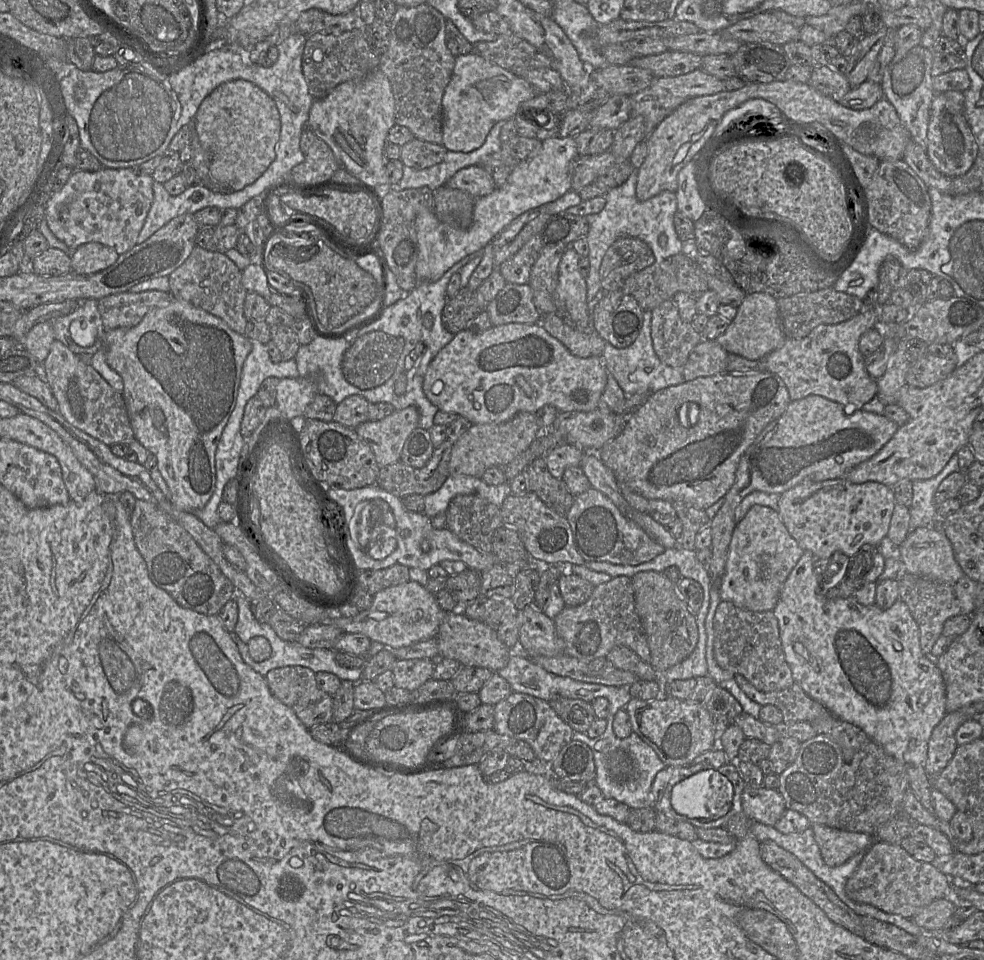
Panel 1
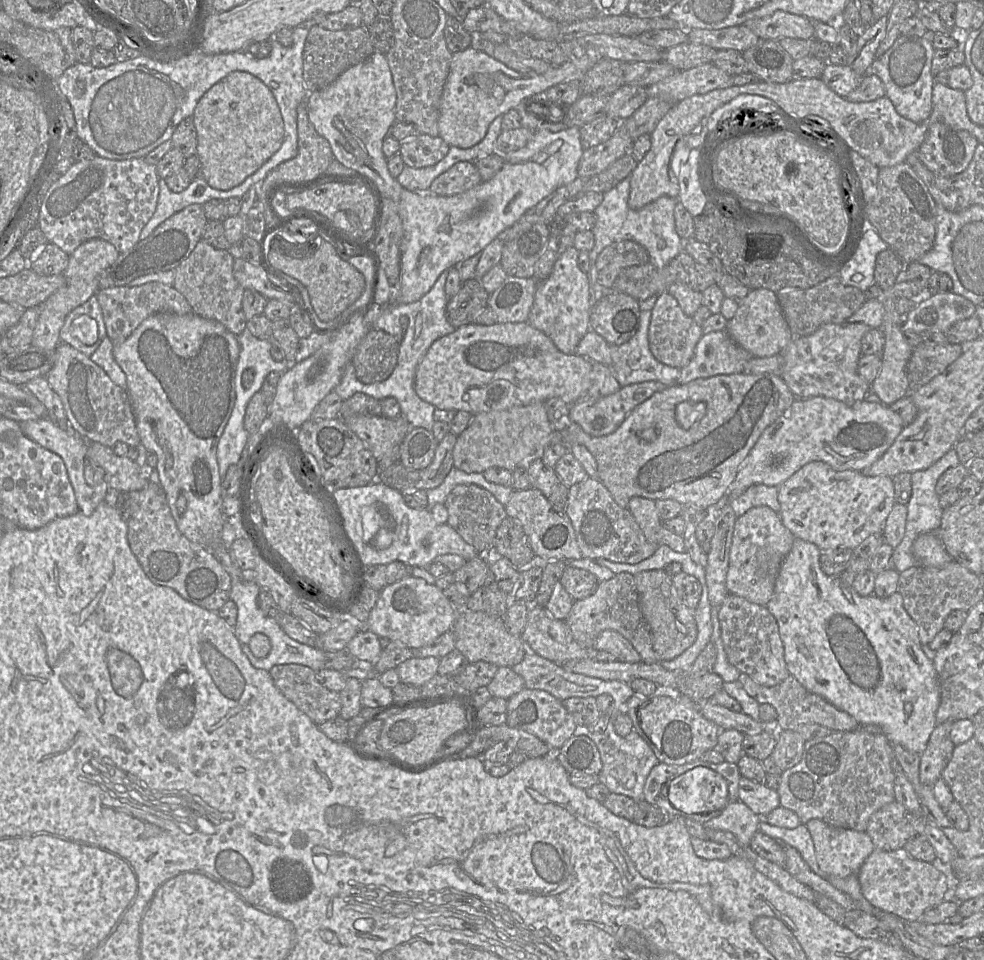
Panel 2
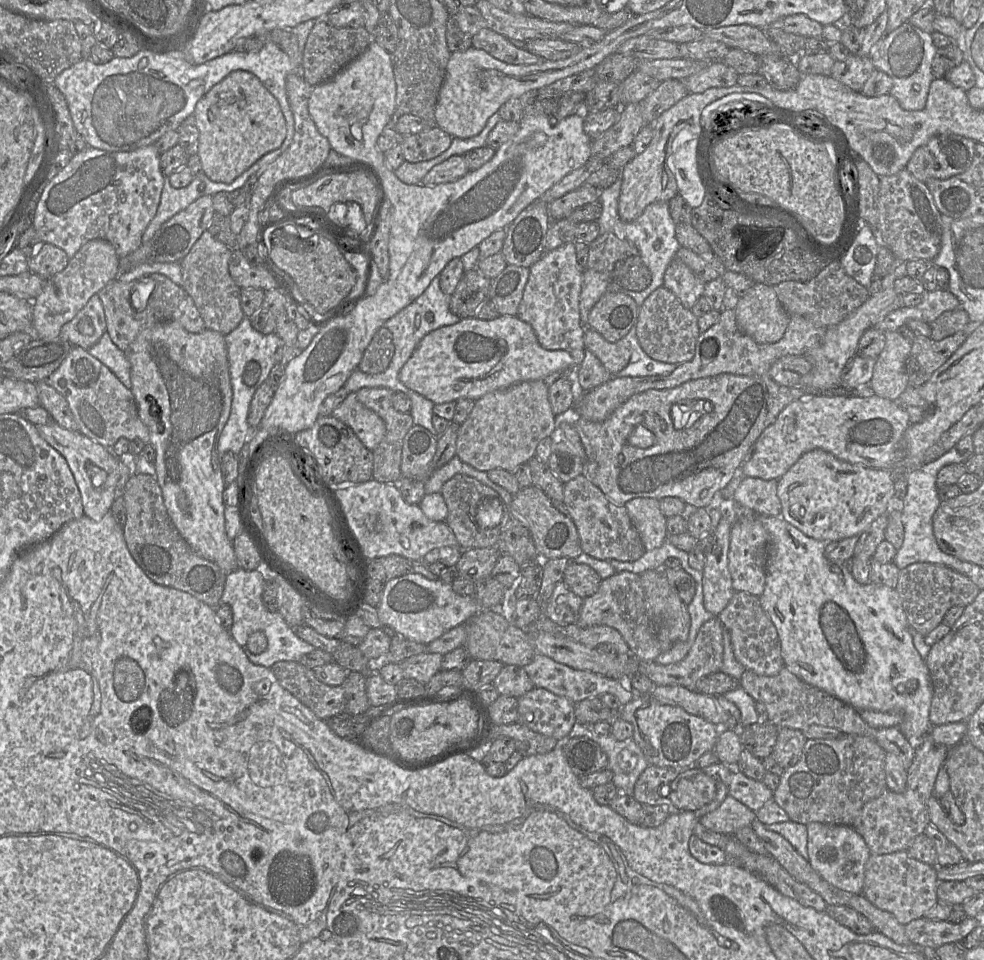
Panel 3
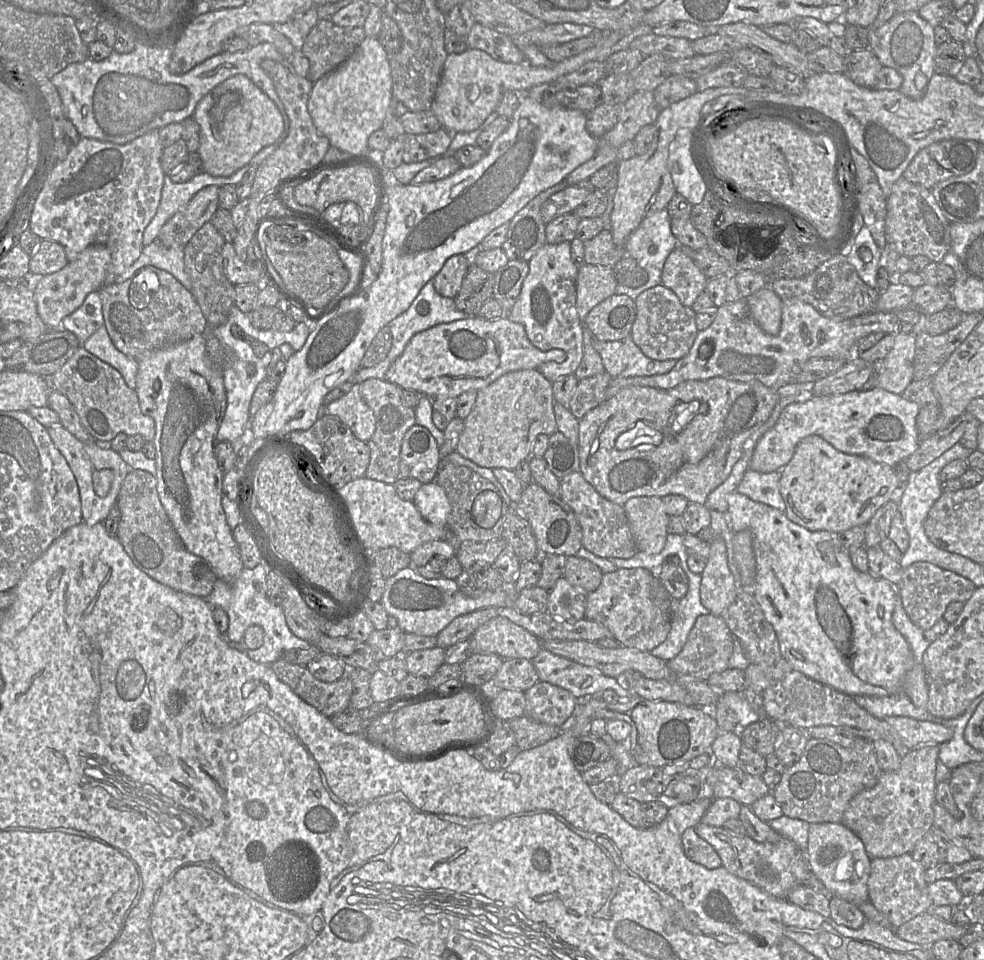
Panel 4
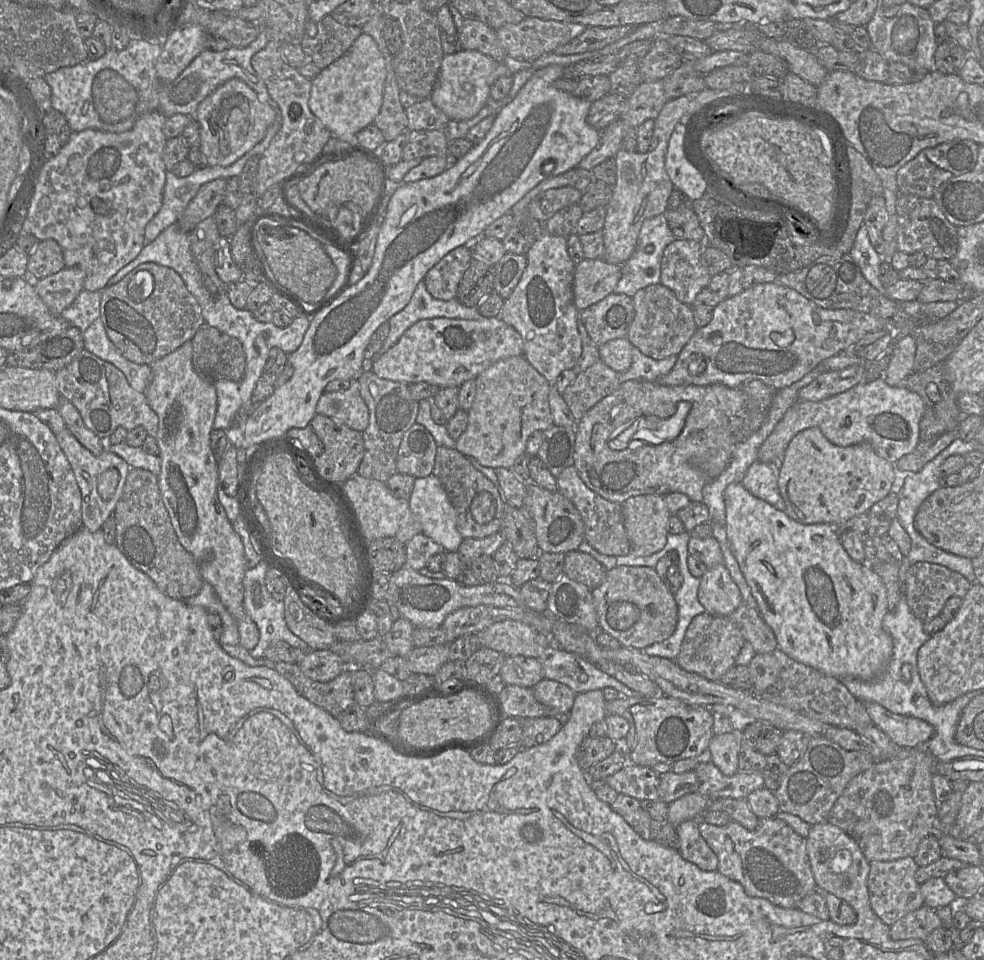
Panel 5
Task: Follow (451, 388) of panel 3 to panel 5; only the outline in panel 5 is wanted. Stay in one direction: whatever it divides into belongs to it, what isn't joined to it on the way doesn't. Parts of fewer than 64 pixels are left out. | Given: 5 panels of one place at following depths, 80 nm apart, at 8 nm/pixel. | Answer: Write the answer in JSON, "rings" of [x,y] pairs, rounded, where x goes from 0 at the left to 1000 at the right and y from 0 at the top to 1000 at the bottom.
{"rings":[[[445,330],[429,332],[417,340],[402,358],[379,376],[377,386],[388,395],[415,401],[434,398],[447,404],[466,403],[506,375],[530,369],[528,348],[506,330],[487,333]]]}

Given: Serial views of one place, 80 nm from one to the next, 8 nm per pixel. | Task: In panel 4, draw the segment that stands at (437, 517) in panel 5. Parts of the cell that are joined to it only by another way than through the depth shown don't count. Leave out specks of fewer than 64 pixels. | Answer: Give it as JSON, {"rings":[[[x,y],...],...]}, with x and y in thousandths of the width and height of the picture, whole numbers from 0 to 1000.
{"rings":[[[442,501],[429,504],[419,523],[435,544],[454,547],[458,527],[451,509]]]}

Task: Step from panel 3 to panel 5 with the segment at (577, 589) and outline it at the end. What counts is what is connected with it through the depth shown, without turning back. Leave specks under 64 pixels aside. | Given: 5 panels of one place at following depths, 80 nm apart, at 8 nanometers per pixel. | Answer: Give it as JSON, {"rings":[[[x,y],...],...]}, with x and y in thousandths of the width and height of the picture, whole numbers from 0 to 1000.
{"rings":[[[583,573],[574,577],[573,598],[600,614],[614,606],[616,596],[615,591],[598,576]]]}

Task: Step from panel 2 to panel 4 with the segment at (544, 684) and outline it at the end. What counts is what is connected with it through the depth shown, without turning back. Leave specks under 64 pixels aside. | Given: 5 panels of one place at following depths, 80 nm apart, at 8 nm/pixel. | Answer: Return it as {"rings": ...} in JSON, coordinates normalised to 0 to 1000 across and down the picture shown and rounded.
{"rings":[[[550,676],[540,688],[548,704],[548,708],[570,716],[578,720],[586,729],[596,729],[602,724],[609,724],[617,718],[625,720],[631,728],[641,728],[644,723],[632,716],[630,710],[620,704],[614,703],[609,697],[585,691],[574,684]]]}

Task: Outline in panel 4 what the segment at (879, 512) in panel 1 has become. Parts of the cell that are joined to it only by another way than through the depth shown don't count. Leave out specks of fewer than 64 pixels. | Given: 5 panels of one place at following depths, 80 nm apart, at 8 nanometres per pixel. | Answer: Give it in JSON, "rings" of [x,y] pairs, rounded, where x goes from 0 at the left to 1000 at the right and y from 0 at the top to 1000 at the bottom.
{"rings":[[[831,453],[816,456],[804,479],[793,491],[792,510],[798,525],[798,536],[808,546],[823,553],[854,555],[866,549],[881,547],[889,533],[904,520],[913,507],[908,486],[881,476],[852,470]]]}

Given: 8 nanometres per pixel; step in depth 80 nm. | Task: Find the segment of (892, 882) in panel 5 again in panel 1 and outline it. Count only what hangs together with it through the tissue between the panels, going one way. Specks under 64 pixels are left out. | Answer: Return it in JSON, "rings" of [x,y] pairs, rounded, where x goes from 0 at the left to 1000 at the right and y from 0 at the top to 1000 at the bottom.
{"rings":[[[889,875],[859,922],[861,933],[867,939],[919,956],[927,956],[951,936],[965,934],[966,926],[967,917],[948,899],[930,896],[915,880]]]}

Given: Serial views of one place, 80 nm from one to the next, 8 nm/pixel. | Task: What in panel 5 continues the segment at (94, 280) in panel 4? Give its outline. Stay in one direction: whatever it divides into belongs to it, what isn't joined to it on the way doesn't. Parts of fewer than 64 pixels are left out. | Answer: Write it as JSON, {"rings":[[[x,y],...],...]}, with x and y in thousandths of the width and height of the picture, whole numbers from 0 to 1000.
{"rings":[[[65,278],[41,292],[34,292],[38,306],[54,328],[62,328],[85,301],[87,284],[79,278]]]}

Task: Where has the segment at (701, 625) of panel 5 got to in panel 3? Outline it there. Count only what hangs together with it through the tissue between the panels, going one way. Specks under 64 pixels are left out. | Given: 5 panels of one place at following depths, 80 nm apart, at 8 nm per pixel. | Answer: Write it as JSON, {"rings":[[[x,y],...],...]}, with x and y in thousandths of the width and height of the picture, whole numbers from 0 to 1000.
{"rings":[[[725,642],[710,655],[707,666],[695,686],[688,691],[675,693],[664,690],[650,690],[648,702],[655,703],[668,715],[691,714],[705,719],[706,711],[713,705],[732,699],[735,686],[736,652],[729,642]]]}

